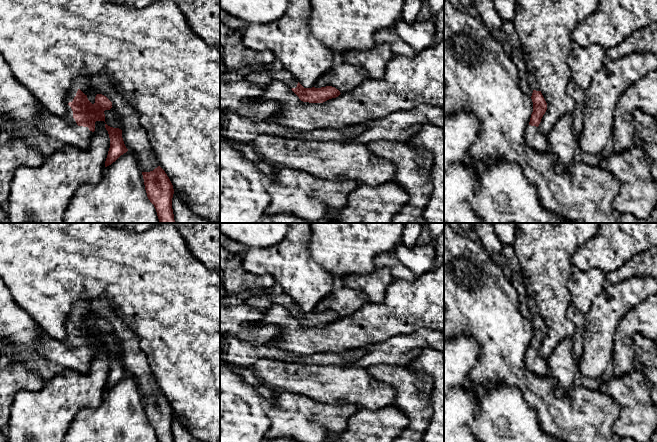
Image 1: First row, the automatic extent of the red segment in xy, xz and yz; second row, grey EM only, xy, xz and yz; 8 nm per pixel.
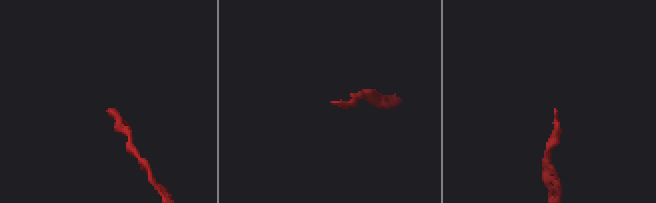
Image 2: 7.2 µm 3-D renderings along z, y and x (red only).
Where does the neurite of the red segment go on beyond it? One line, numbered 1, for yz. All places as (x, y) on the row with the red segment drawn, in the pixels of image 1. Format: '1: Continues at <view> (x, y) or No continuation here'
1: Continues at yz (535, 139)

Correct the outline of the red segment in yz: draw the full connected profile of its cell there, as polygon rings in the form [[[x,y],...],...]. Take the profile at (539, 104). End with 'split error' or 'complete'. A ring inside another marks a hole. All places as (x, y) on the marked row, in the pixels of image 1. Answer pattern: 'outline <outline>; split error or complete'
outline [[[528,72],[528,84],[530,87],[530,93],[533,102],[533,112],[531,114],[529,126],[525,131],[525,139],[527,144],[536,151],[548,153],[547,137],[543,135],[539,129],[539,124],[543,115],[547,110],[547,103],[539,89],[537,81]]]; split error

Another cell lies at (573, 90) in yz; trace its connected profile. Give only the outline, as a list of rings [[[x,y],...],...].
[[[571,79],[567,86],[567,93],[575,100],[575,109],[572,112],[573,127],[583,127],[585,91]]]

